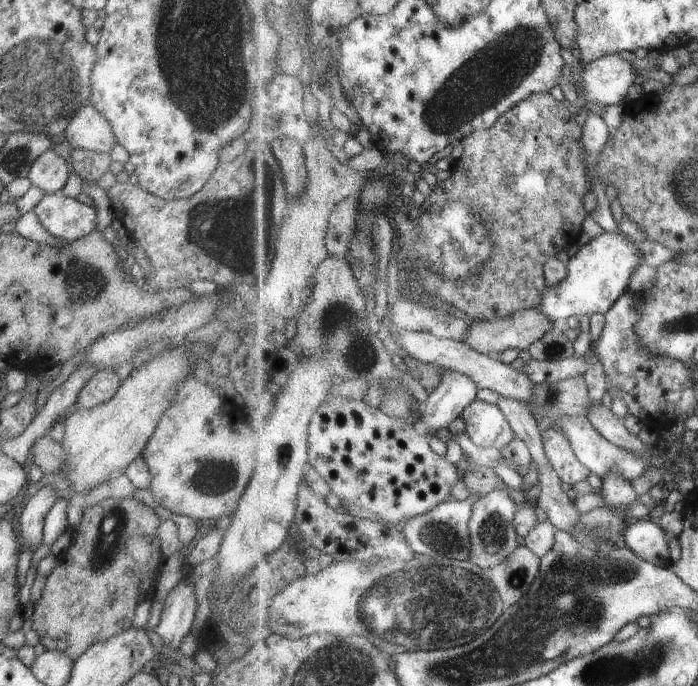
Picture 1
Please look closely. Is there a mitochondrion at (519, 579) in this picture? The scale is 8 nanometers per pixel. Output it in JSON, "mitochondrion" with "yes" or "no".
{"mitochondrion":"yes"}

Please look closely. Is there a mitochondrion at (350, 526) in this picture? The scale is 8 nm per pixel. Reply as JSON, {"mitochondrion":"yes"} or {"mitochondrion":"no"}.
{"mitochondrion":"no"}

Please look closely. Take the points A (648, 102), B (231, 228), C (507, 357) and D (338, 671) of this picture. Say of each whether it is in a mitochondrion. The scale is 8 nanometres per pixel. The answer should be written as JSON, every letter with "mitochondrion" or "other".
{"A":"other","B":"mitochondrion","C":"other","D":"mitochondrion"}

